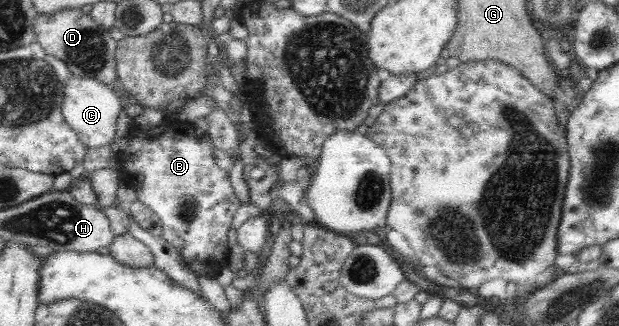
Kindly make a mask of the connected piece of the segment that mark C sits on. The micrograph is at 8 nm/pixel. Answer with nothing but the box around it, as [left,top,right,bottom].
[64,75,124,149]

